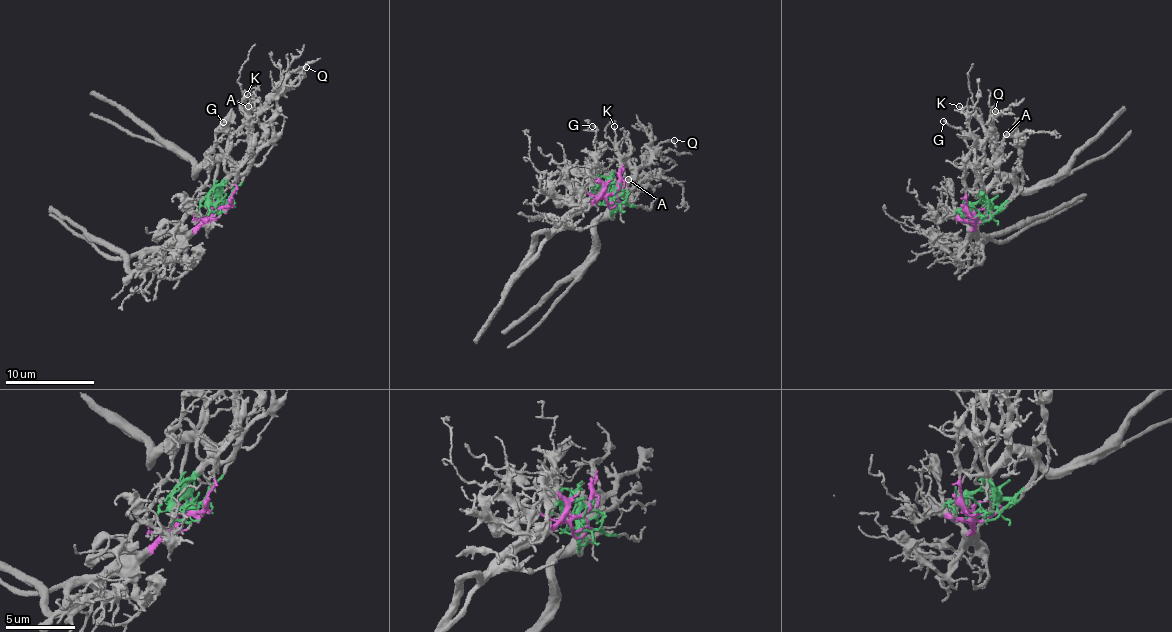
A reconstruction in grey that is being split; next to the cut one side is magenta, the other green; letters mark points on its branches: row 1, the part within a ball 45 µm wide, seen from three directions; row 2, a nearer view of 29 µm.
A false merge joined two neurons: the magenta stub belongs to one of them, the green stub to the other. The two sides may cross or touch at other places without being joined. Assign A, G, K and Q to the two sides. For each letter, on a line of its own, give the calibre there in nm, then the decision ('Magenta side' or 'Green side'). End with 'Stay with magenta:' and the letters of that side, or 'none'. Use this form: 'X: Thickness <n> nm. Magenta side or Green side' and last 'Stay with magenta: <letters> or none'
A: Thickness 110 nm. Green side
G: Thickness 130 nm. Green side
K: Thickness 140 nm. Green side
Q: Thickness 100 nm. Green side
Stay with magenta: none

